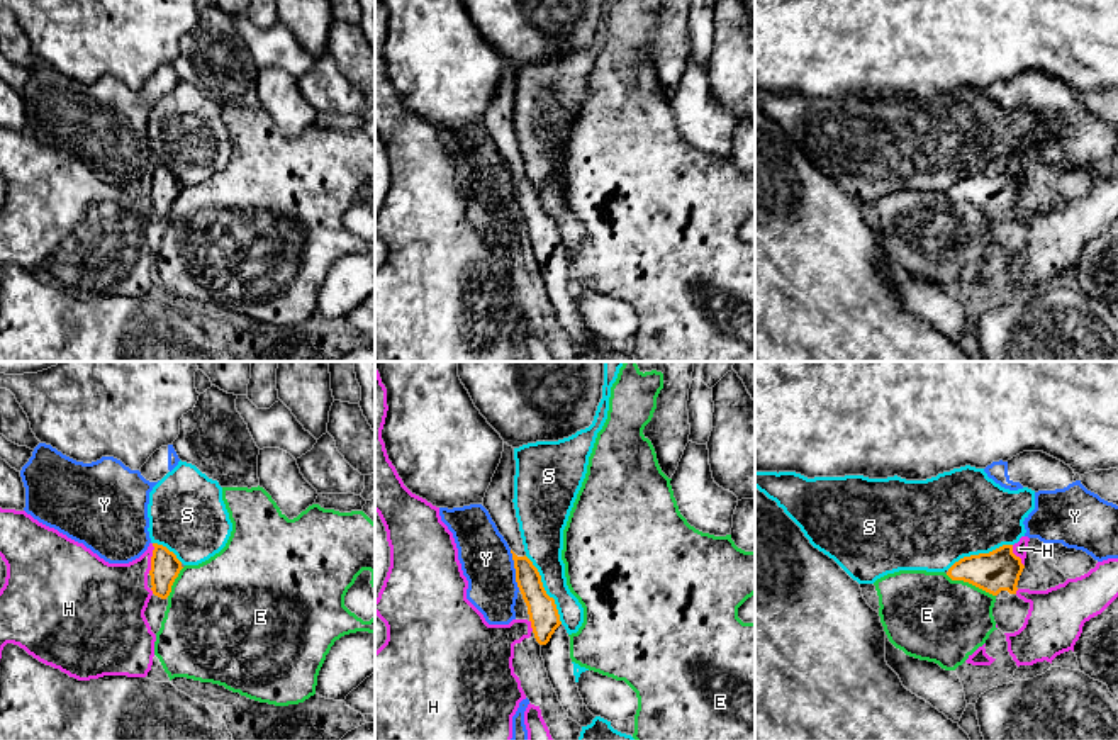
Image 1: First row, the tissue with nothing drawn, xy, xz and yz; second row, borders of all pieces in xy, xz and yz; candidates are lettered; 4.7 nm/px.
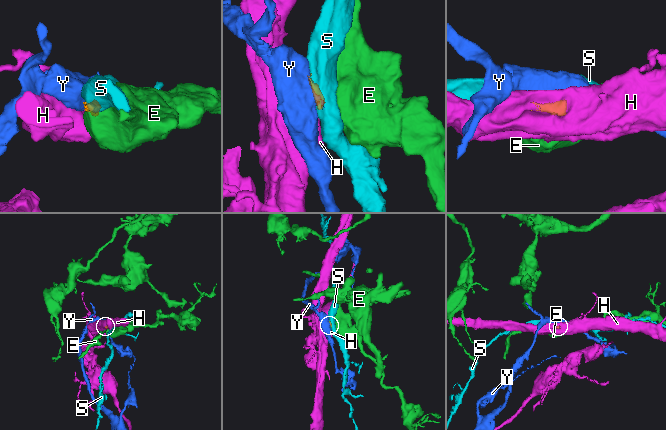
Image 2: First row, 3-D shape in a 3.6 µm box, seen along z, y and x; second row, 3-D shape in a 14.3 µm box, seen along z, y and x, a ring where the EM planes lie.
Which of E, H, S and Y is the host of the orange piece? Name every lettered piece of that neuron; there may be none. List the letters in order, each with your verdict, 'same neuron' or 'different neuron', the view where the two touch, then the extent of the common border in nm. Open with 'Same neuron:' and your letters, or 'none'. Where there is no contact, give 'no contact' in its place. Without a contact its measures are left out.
Same neuron: none
E: different neuron | yz | 260 nm
H: different neuron | xy | 150 nm
S: different neuron | xz | 380 nm
Y: different neuron | xz | 200 nm

